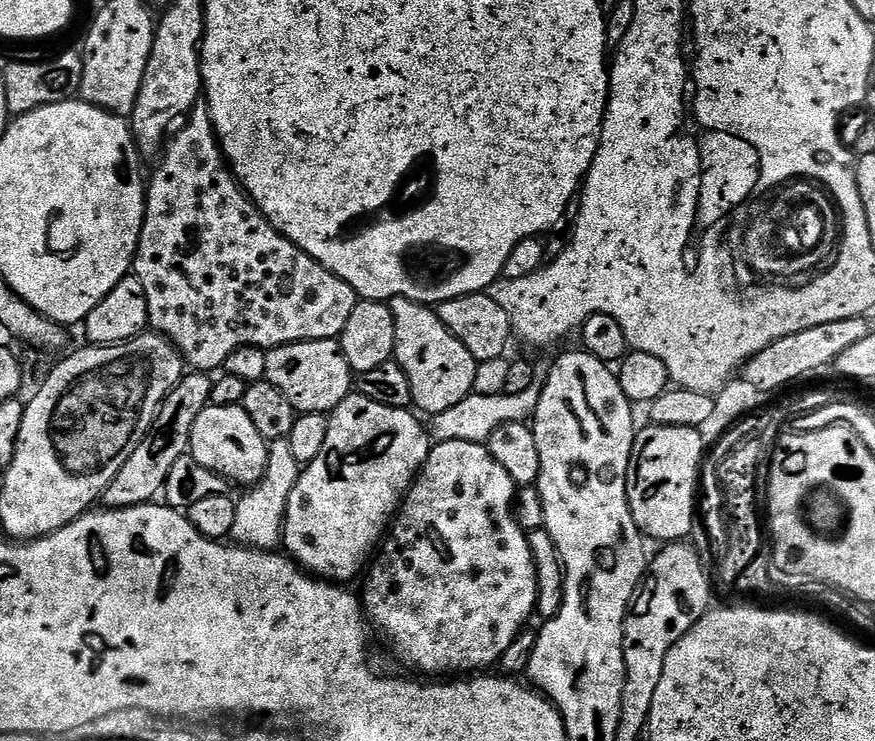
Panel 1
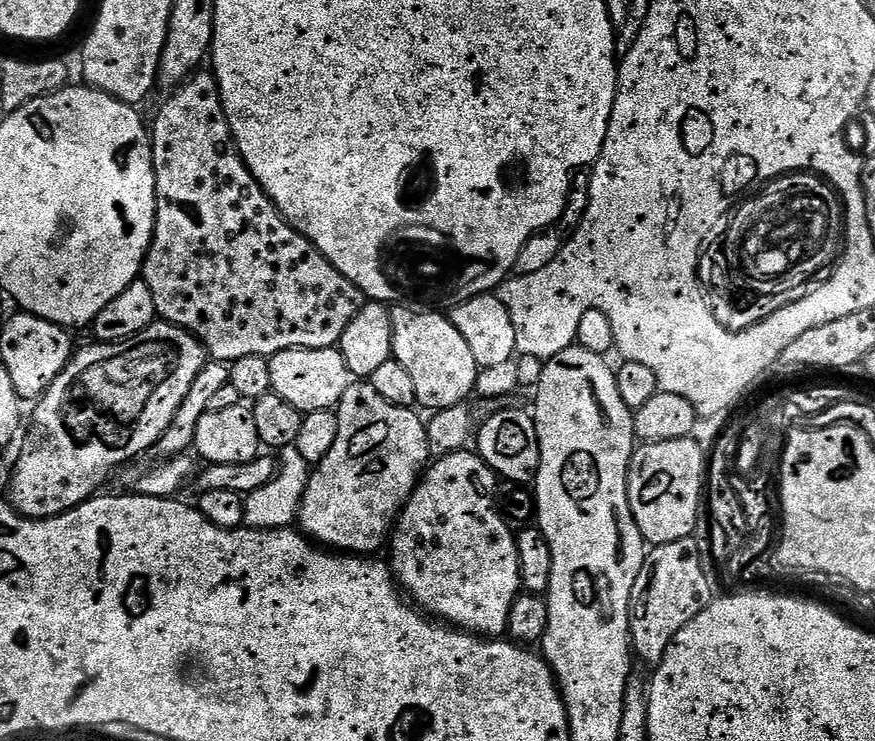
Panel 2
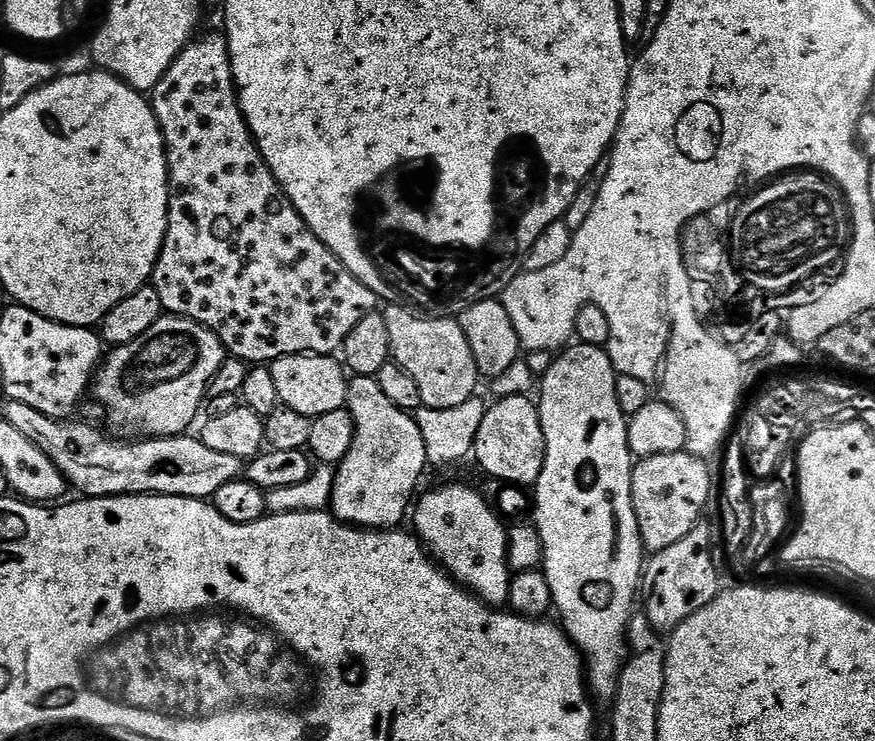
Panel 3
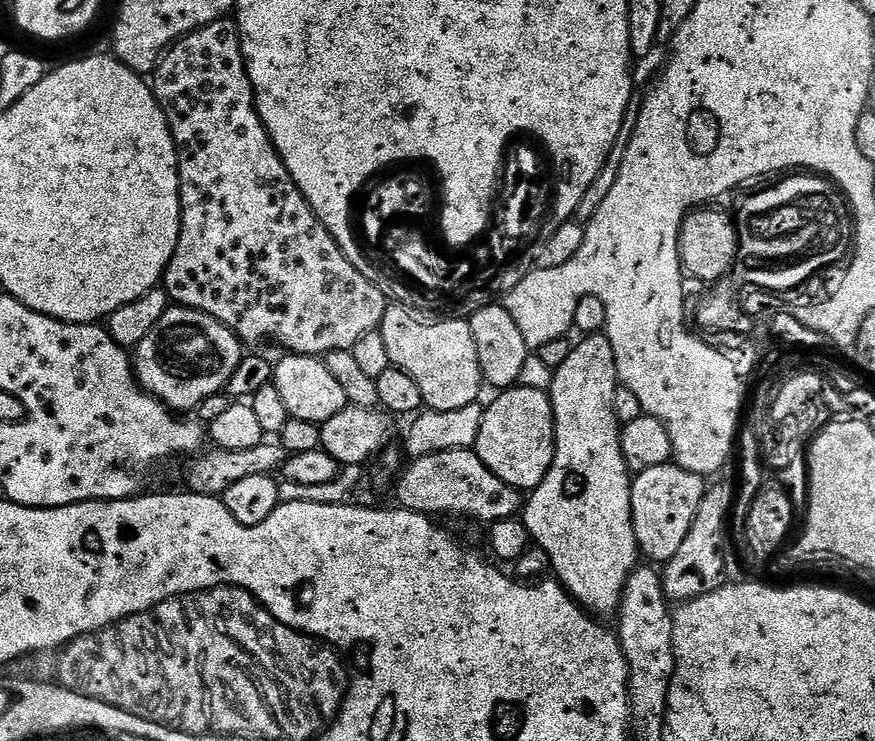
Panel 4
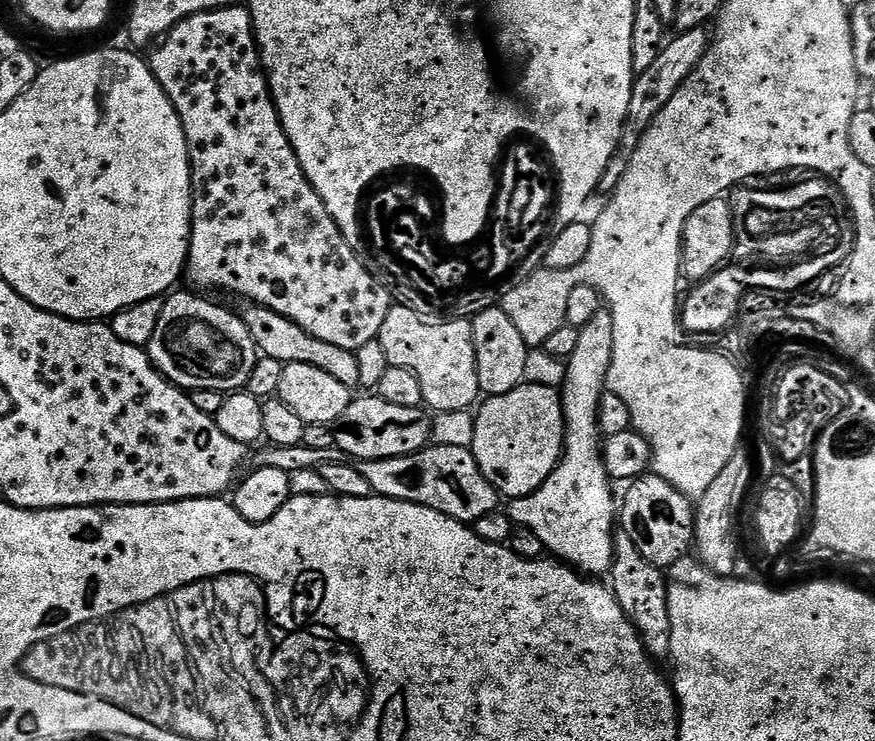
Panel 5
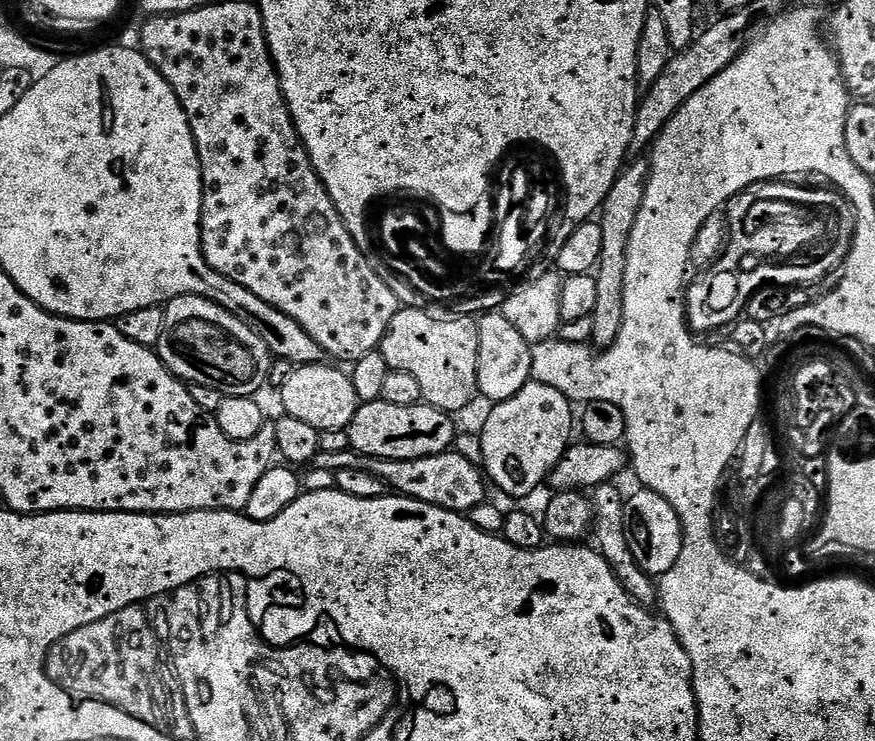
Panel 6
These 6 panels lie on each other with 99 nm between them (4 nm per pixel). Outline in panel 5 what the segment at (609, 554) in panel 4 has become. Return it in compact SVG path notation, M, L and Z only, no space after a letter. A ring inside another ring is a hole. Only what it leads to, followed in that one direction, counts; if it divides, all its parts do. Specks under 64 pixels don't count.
M602 310L582 326L578 334L578 347L566 361L564 383L559 389L560 401L564 407L564 454L555 470L542 482L542 486L534 494L513 500L506 511L513 525L534 530L538 538L542 538L545 549L553 552L557 561L571 566L577 573L587 574L592 578L600 578L612 567L614 546L612 538L618 528L618 500L612 497L613 485L608 478L608 471L602 459L602 437L598 422L598 406L604 397L610 373L614 368L616 347L614 346L614 318L607 310Z

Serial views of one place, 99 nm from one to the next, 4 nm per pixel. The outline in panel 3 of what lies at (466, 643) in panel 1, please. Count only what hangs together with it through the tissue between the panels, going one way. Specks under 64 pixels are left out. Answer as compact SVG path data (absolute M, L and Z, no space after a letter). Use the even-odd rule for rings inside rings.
M444 484L441 488L436 488L433 492L428 492L424 497L422 496L415 501L414 511L410 516L410 524L412 520L413 526L411 525L411 527L420 543L427 548L429 556L460 587L468 589L479 600L493 606L507 605L508 581L510 579L508 528L494 511L493 505L491 503L488 505L468 484Z

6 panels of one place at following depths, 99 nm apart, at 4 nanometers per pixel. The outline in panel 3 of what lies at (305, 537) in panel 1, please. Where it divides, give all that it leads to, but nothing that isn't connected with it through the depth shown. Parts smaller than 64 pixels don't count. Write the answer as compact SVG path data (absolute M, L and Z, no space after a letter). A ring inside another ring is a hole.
M375 376L349 379L346 407L354 422L354 442L350 442L350 450L335 465L330 511L343 524L354 528L399 529L417 495L420 475L429 467L426 445L415 415L394 406L394 402L382 394L382 386L378 386Z

